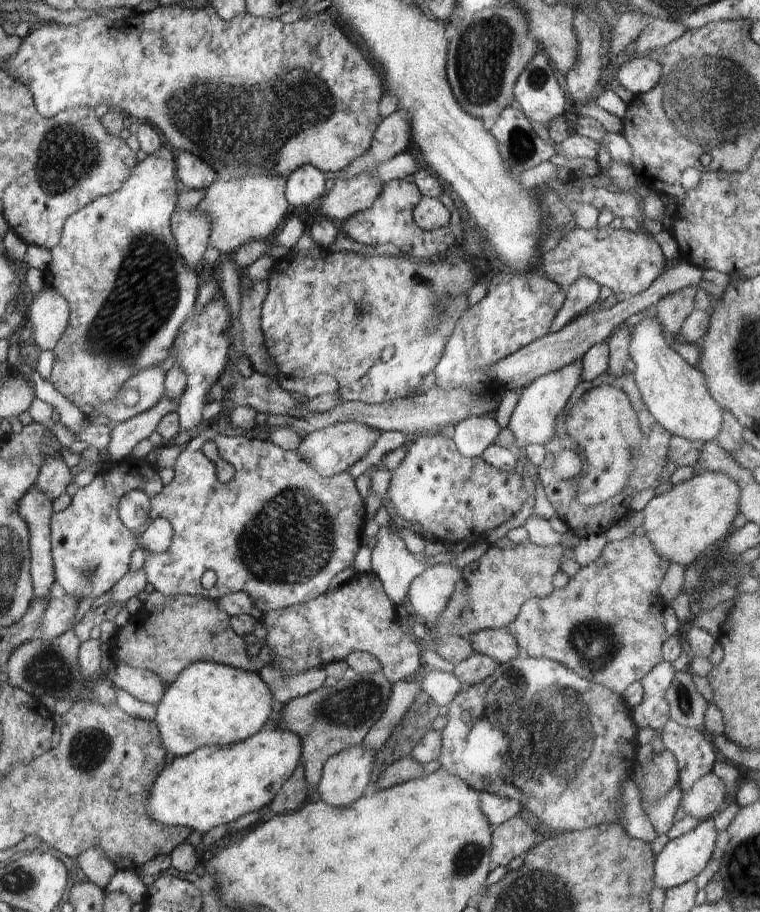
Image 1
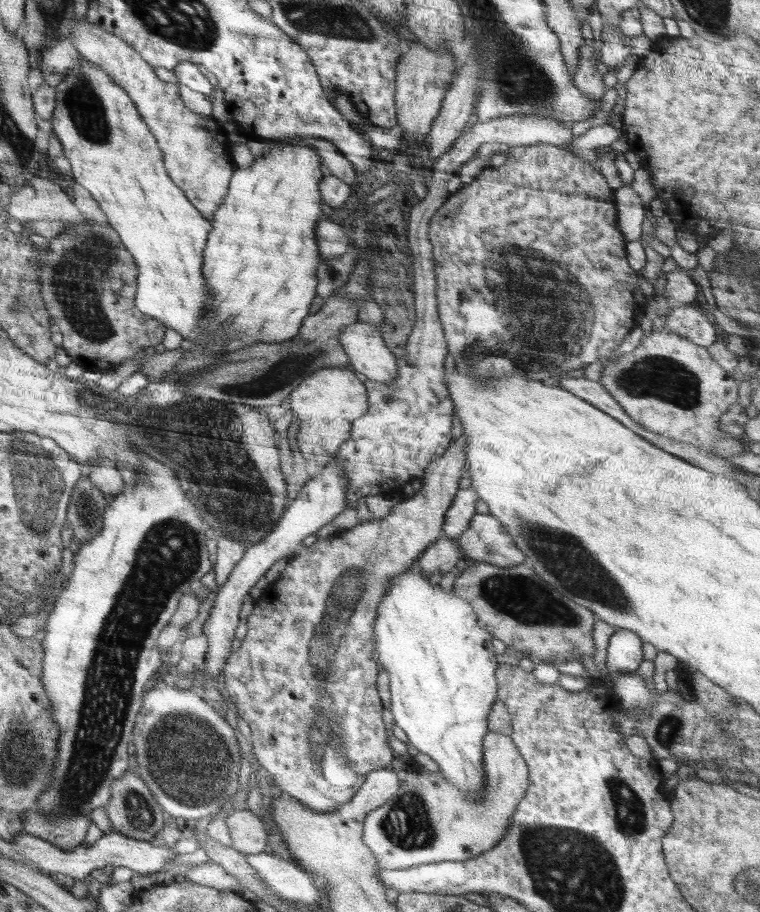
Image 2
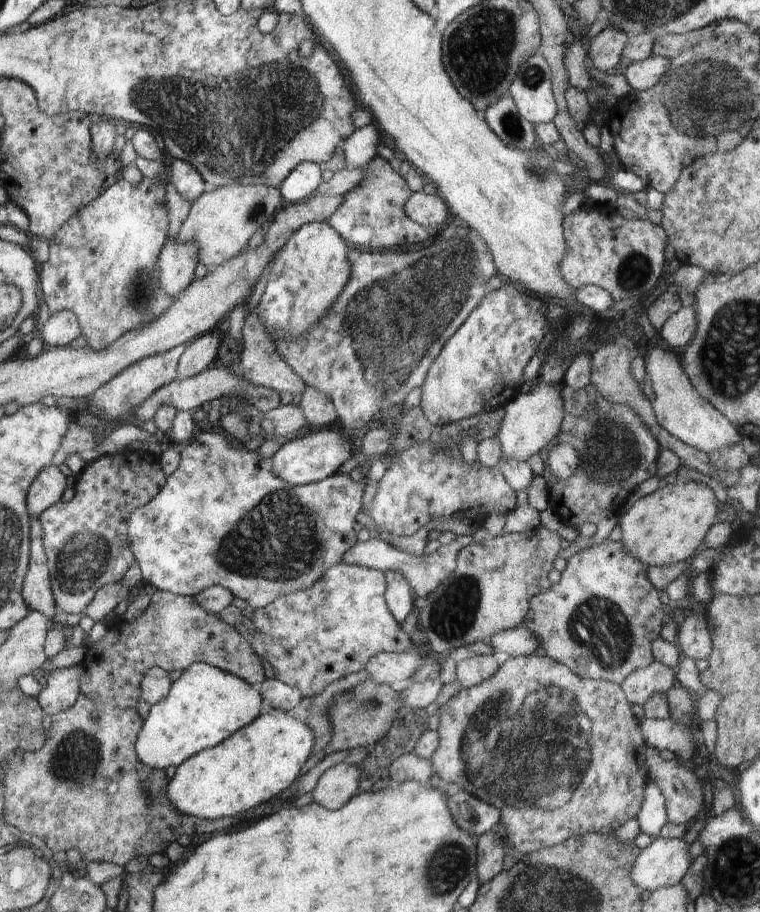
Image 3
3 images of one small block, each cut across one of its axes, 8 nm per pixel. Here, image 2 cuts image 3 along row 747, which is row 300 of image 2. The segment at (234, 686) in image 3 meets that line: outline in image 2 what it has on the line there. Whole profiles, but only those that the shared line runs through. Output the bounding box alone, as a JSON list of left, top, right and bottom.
[50,60,213,340]

